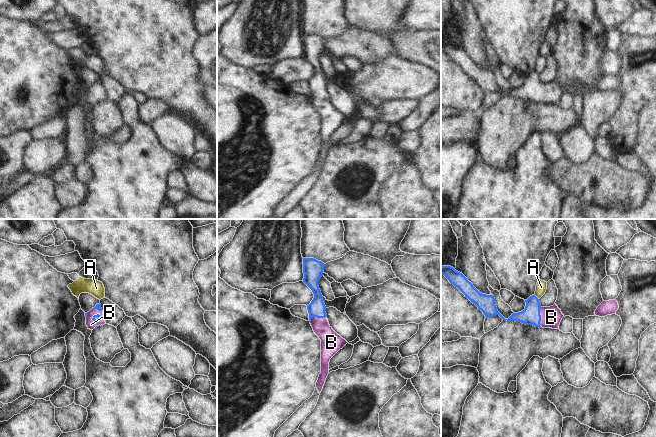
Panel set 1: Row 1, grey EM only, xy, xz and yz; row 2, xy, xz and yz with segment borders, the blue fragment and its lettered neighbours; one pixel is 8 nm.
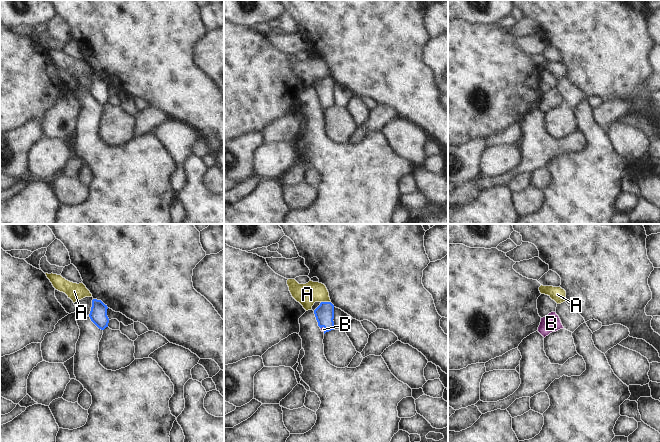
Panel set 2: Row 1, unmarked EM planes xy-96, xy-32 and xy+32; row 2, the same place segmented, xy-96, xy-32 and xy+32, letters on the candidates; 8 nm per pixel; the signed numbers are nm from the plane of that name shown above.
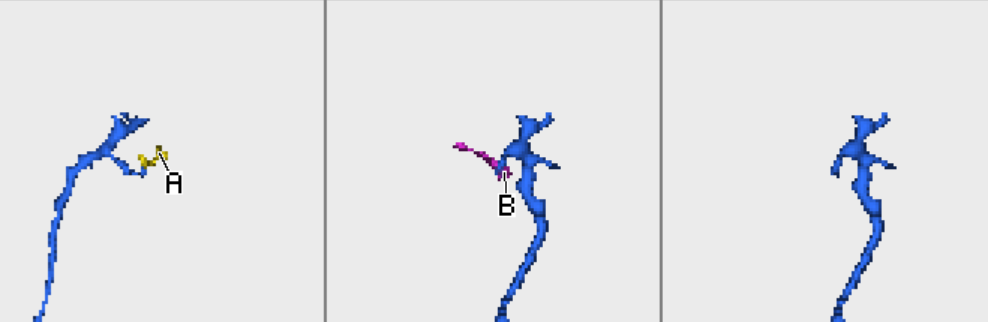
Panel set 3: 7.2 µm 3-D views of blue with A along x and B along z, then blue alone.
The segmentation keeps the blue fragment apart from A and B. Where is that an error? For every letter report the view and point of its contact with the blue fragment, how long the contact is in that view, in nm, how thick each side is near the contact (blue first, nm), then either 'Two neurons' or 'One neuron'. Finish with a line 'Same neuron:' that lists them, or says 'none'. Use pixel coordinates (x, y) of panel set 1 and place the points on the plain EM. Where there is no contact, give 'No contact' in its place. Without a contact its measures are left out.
A: Touches blue at yz (536, 73). Shared border 50 nm. Thickness 150 nm (blue) against 90 nm. Two neurons
B: Touches blue at yz (540, 93). Shared border 170 nm. Thickness 150 nm (blue) against 160 nm. One neuron
Same neuron: B.

